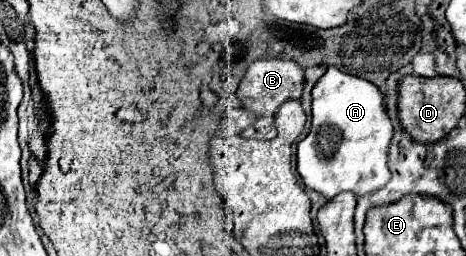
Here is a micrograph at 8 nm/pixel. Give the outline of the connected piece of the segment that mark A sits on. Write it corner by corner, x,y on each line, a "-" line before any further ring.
329,67
313,87
313,121
307,137
297,145
297,171
305,187
319,191
327,199
343,191
355,195
373,193
391,177
387,169
391,137
393,123
377,85

